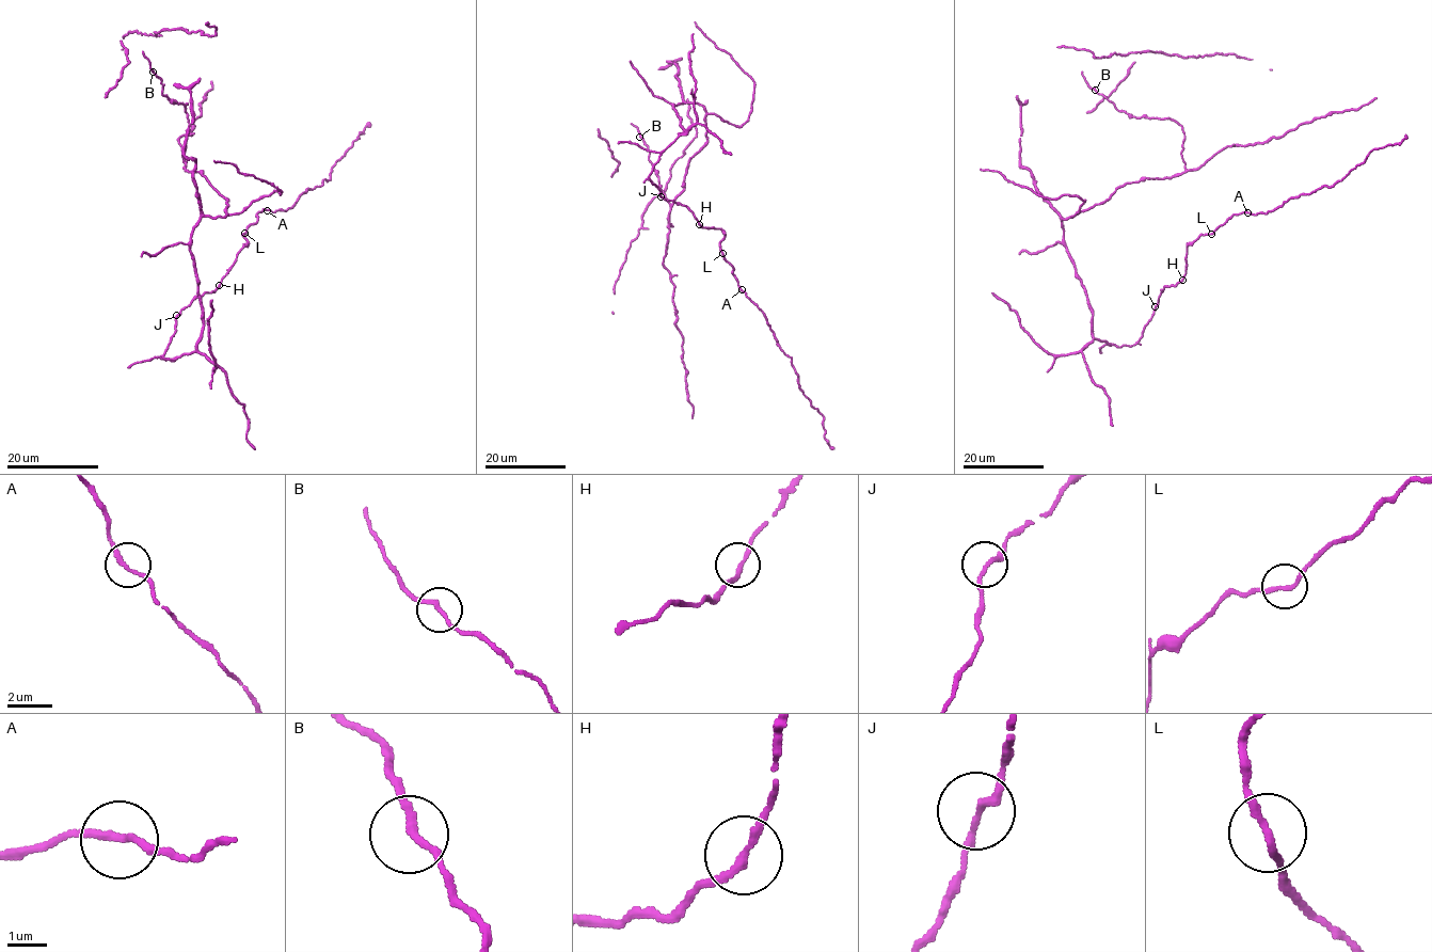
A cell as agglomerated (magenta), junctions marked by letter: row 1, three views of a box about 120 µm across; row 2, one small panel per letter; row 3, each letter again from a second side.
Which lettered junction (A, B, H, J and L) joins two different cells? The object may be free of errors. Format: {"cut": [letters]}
{"cut": []}

